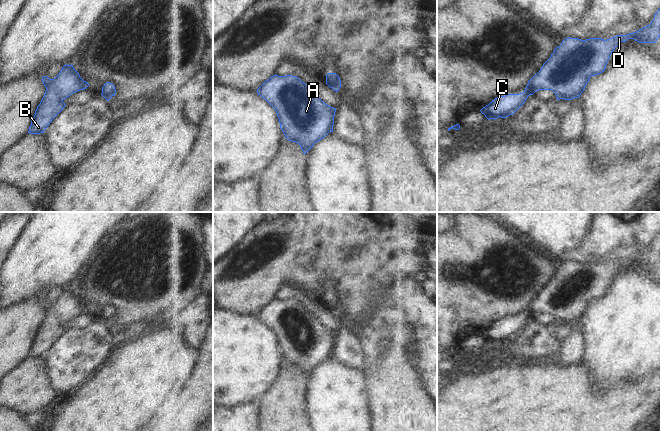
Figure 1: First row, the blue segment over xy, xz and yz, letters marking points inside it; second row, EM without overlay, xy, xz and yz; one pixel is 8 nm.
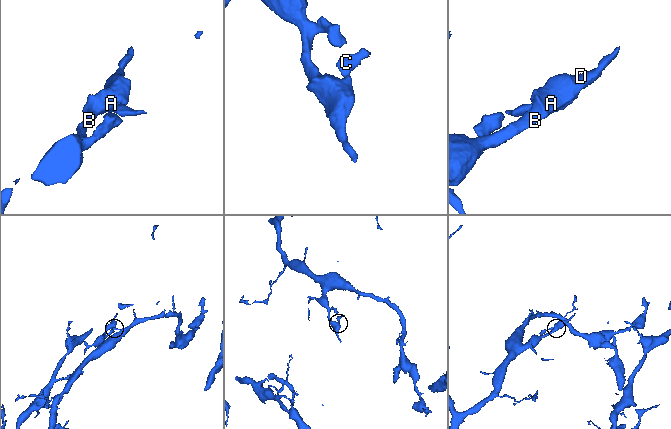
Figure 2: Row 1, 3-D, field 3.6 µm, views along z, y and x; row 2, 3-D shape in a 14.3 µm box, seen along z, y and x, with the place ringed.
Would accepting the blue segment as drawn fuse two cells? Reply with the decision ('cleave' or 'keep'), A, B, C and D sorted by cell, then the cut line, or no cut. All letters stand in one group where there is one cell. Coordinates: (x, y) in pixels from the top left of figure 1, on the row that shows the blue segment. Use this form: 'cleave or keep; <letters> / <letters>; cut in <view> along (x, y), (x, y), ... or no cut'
keep; A B C D; no cut

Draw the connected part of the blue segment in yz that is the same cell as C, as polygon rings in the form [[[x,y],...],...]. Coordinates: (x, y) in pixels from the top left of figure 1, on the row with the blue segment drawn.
[[[660,8],[649,25],[627,35],[607,40],[565,38],[540,71],[528,81],[522,93],[499,96],[480,111],[488,120],[506,118],[513,115],[529,95],[539,90],[553,91],[557,100],[579,98],[590,77],[605,71],[612,52],[621,42],[634,39],[639,43],[655,43],[659,37]]]

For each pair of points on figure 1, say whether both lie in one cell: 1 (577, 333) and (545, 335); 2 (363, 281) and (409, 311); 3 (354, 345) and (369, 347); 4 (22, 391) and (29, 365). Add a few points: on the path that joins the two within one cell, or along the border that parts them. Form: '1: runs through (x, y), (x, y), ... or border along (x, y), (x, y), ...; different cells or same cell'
1: border along (562, 340), (558, 358); different cells
2: border along (402, 278), (391, 282), (386, 305), (389, 313); different cells
3: border along (363, 339), (364, 361), (360, 368); different cells
4: runs through (27, 385), (29, 371); same cell

